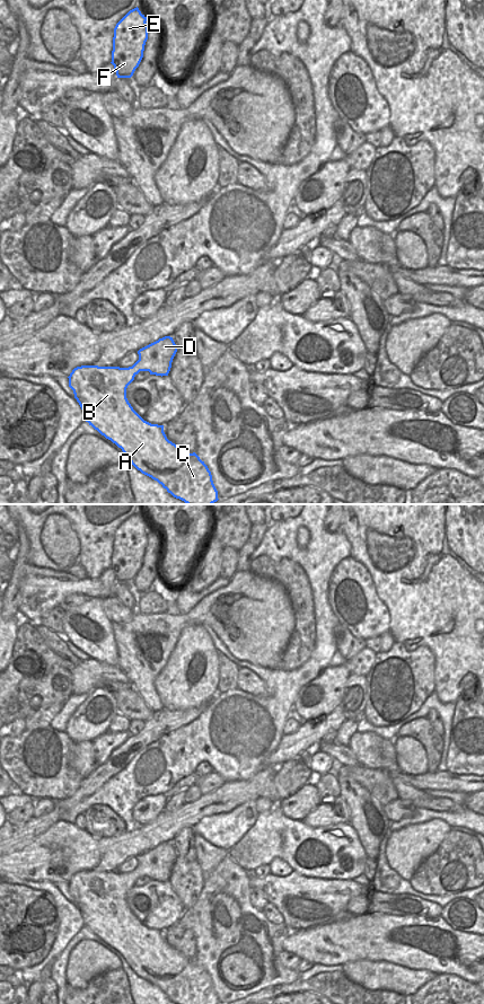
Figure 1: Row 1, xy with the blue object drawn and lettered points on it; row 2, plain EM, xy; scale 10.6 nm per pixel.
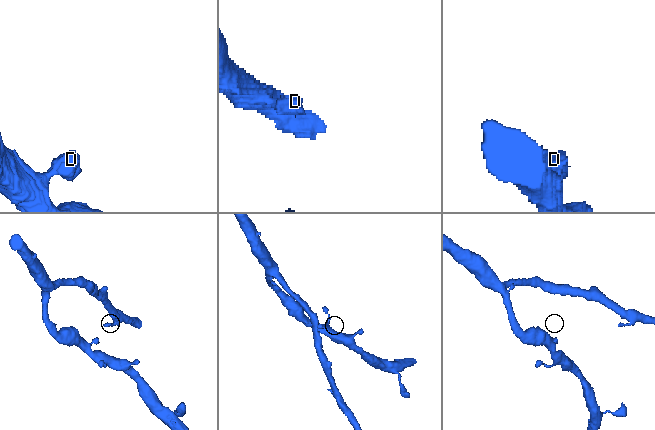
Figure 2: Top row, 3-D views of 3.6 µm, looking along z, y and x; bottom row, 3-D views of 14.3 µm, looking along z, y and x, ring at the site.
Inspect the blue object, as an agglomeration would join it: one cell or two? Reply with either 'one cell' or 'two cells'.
one cell

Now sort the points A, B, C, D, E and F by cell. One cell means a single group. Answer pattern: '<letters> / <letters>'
A B C D E F

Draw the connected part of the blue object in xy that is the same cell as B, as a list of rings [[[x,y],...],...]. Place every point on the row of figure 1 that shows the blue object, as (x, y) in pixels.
[[[165,336],[138,351],[139,360],[129,368],[81,366],[72,370],[69,387],[73,390],[85,421],[125,453],[131,464],[142,474],[162,485],[174,497],[186,504],[213,504],[218,491],[208,466],[193,452],[188,453],[169,441],[164,425],[144,421],[126,398],[126,388],[140,371],[168,376],[177,346],[170,336]]]

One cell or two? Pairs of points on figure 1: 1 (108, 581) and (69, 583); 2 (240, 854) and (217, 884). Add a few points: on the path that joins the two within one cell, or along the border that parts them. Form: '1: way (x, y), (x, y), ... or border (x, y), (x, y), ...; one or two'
1: border (98, 579), (105, 586), (114, 586); two
2: border (228, 855), (251, 873); two

